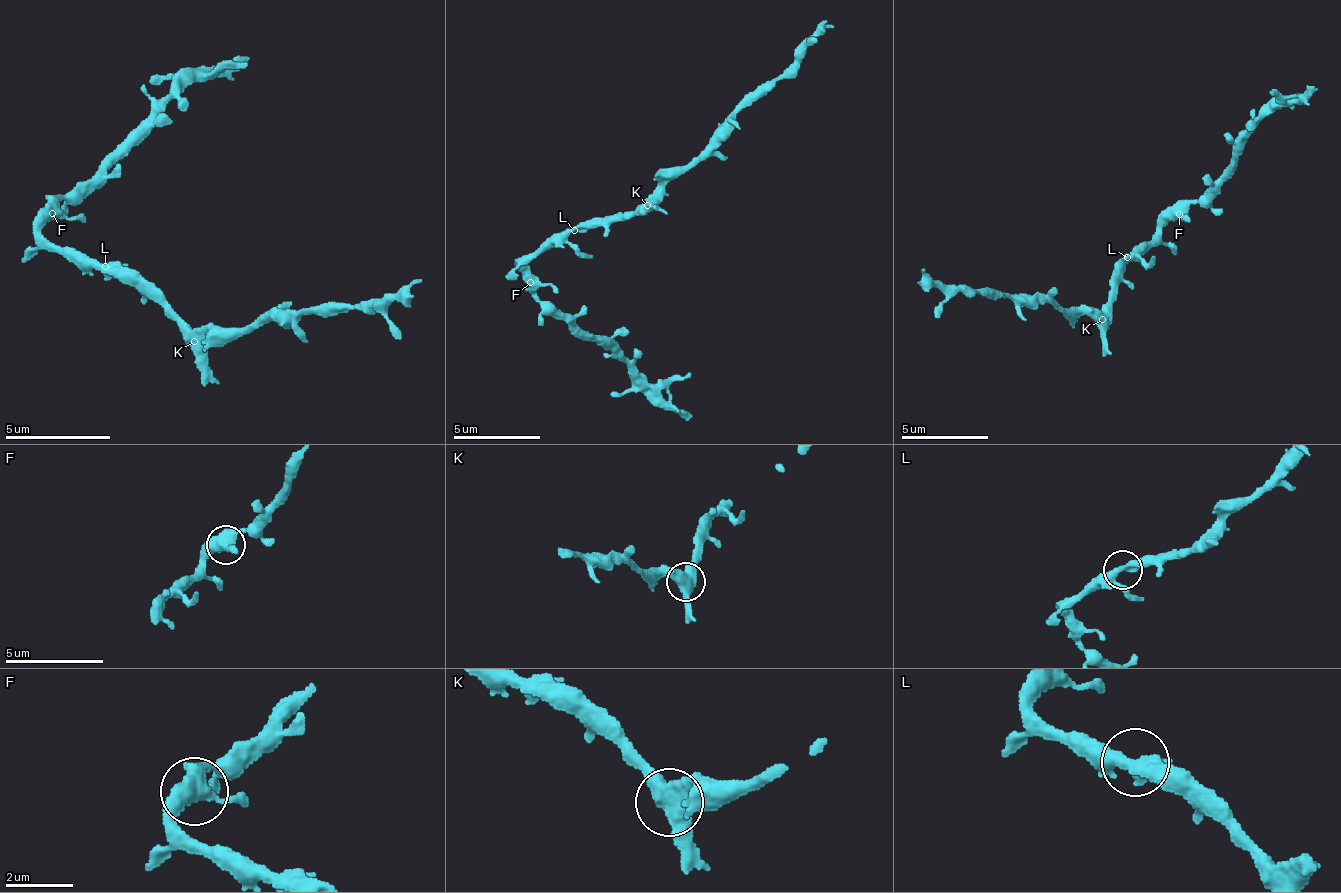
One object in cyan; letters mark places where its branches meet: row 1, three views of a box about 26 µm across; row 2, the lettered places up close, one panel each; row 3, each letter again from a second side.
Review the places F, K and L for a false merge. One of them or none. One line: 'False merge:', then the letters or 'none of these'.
False merge: none of these

